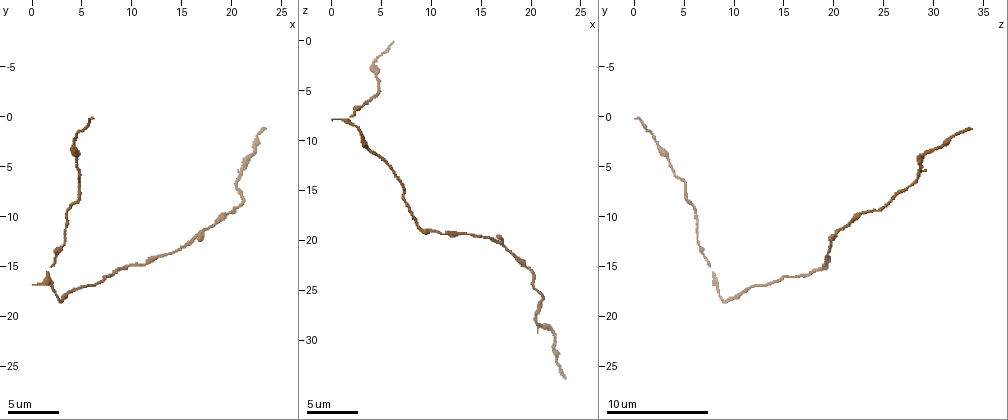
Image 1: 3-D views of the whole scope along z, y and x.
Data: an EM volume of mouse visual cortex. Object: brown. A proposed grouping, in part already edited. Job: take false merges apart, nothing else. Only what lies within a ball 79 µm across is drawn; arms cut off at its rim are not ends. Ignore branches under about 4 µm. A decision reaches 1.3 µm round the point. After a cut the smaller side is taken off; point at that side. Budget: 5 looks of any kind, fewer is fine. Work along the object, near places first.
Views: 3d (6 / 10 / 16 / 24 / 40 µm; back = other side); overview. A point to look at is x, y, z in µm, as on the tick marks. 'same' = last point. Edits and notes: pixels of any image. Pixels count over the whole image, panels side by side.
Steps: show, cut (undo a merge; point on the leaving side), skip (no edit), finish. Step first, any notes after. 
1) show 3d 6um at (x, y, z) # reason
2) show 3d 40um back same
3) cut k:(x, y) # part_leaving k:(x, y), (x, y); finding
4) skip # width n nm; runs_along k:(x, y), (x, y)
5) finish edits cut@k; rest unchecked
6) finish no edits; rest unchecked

show 3d 10um at (3.2, 12.6, 6.4) # calibre changes

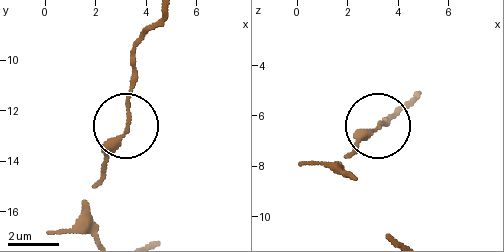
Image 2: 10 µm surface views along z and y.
skip # all the same cell

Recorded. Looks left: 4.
show 3d 10um at (4.4, 4.8, 3.8)

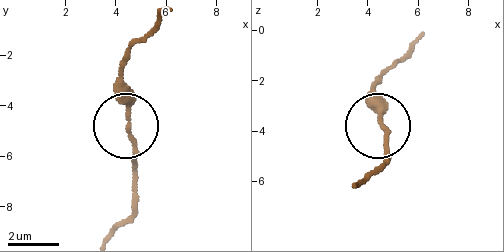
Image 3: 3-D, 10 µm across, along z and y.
skip # width 150 nm; all the same cell

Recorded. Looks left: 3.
show 3d 6um at (2.8, 18.0, 8.6) # a narrow waist

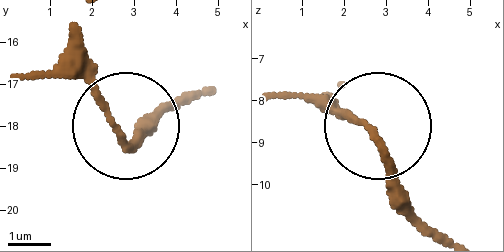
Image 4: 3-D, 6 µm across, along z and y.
show 3d 6um back at (2.50, 18.05, 8.60)

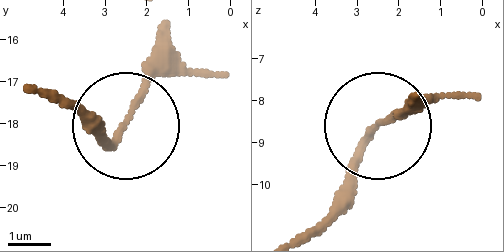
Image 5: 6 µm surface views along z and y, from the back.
skip # one cell here

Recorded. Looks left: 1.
finish no edits; rest unchecked

